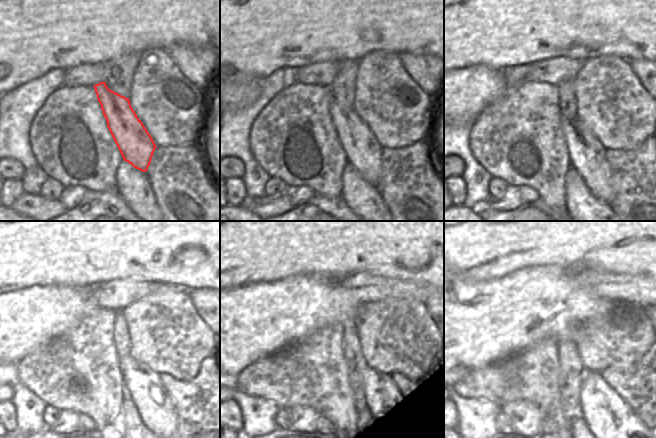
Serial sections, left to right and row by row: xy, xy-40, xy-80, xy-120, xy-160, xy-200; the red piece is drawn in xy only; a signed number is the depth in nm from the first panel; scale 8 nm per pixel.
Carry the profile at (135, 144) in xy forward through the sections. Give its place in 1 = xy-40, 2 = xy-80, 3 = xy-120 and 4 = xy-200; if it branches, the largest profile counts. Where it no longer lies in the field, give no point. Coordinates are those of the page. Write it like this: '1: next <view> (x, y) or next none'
1: next xy-40 (363, 151)
2: next xy-80 (588, 156)
3: next xy-120 (154, 404)
4: next xy-200 (612, 421)

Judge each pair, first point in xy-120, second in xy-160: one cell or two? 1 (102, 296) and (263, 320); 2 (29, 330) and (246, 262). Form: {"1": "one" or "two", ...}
{"1": "two", "2": "two"}

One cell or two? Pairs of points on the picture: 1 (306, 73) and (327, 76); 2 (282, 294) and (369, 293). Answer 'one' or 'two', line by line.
1: one
2: two

